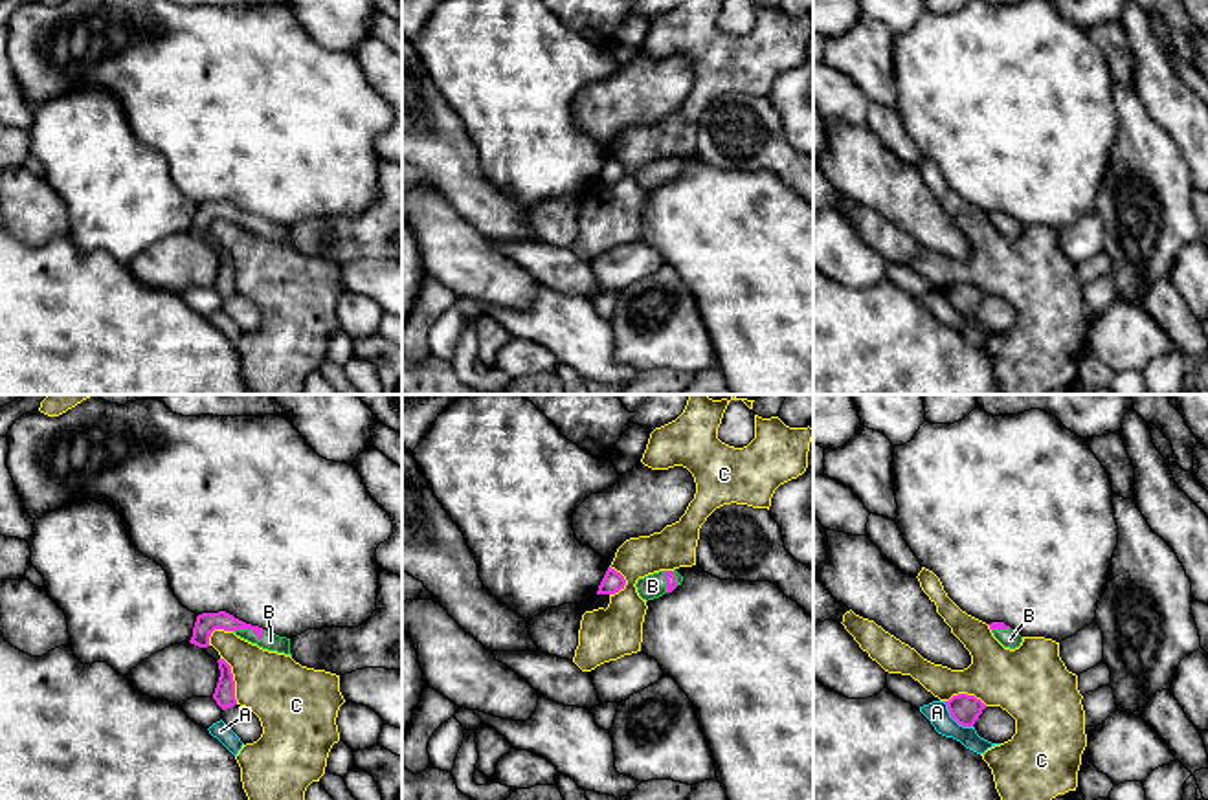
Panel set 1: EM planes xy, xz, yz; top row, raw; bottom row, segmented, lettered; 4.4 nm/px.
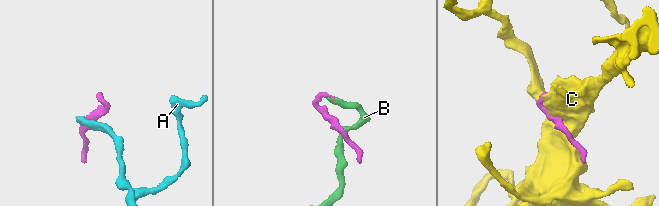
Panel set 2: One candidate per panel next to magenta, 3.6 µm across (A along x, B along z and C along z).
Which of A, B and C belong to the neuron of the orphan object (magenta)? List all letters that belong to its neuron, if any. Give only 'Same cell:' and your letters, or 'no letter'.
Same cell: B

